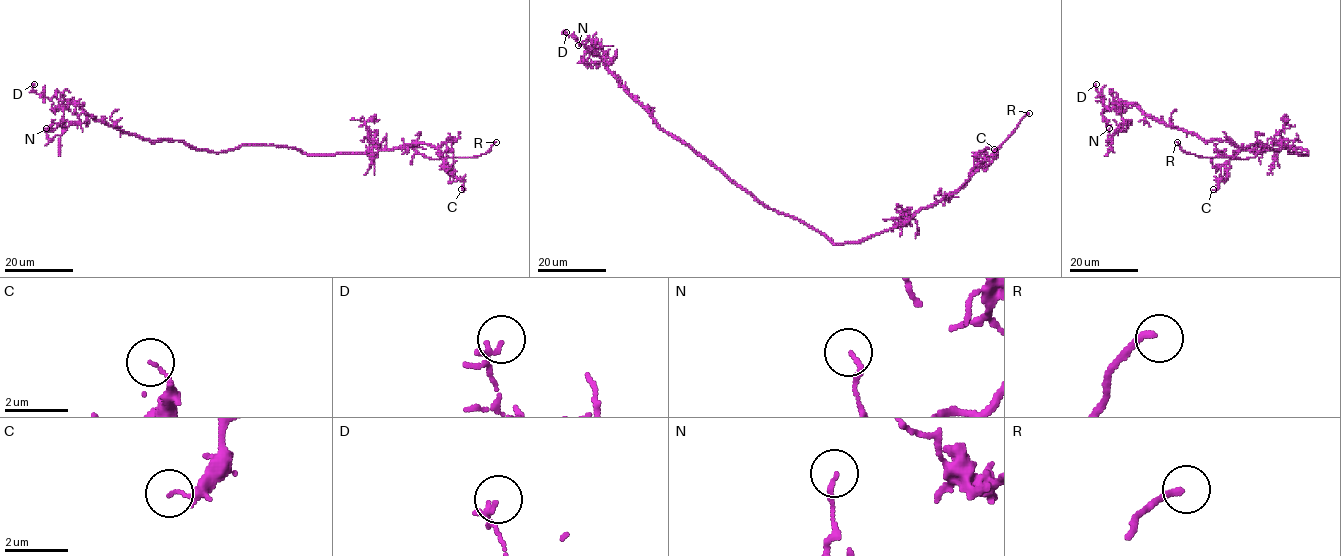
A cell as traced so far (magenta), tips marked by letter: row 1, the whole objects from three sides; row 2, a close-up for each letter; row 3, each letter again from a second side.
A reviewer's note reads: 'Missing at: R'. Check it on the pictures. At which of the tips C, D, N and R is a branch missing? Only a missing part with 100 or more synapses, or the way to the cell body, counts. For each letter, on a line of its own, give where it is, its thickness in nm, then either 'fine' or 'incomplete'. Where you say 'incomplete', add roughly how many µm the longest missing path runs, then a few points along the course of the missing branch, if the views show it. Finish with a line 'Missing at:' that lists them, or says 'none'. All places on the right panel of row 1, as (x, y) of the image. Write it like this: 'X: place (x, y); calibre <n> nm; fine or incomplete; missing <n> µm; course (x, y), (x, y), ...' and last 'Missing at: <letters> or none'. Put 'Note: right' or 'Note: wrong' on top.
Note: right
C: place (1213, 189); calibre 90 nm; fine
D: place (1096, 84); calibre 100 nm; fine
N: place (1109, 128); calibre 110 nm; fine
R: place (1177, 142); calibre 220 nm; incomplete; missing 30 µm; course (1177, 142), (1179, 141), (1189, 153), (1199, 177), (1212, 178)
Missing at: R

